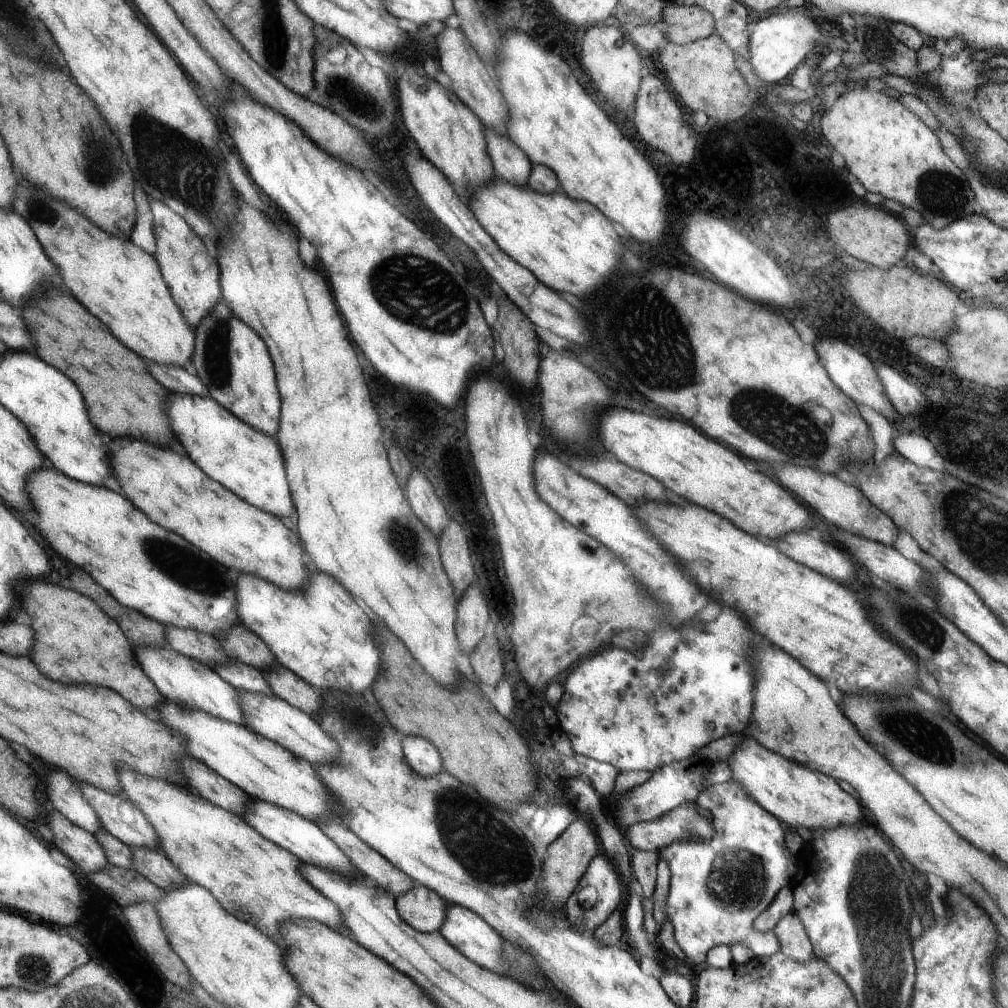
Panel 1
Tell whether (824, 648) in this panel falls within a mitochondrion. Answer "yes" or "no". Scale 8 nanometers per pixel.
no

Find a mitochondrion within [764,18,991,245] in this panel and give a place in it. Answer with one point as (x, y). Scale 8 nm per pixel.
(942, 195)

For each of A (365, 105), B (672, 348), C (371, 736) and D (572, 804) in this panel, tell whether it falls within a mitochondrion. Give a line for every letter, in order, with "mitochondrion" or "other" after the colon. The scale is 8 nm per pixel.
A: mitochondrion
B: mitochondrion
C: mitochondrion
D: other

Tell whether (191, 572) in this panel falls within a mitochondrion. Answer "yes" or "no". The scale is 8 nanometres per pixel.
yes

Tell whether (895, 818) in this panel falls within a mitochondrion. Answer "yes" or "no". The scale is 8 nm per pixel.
no

